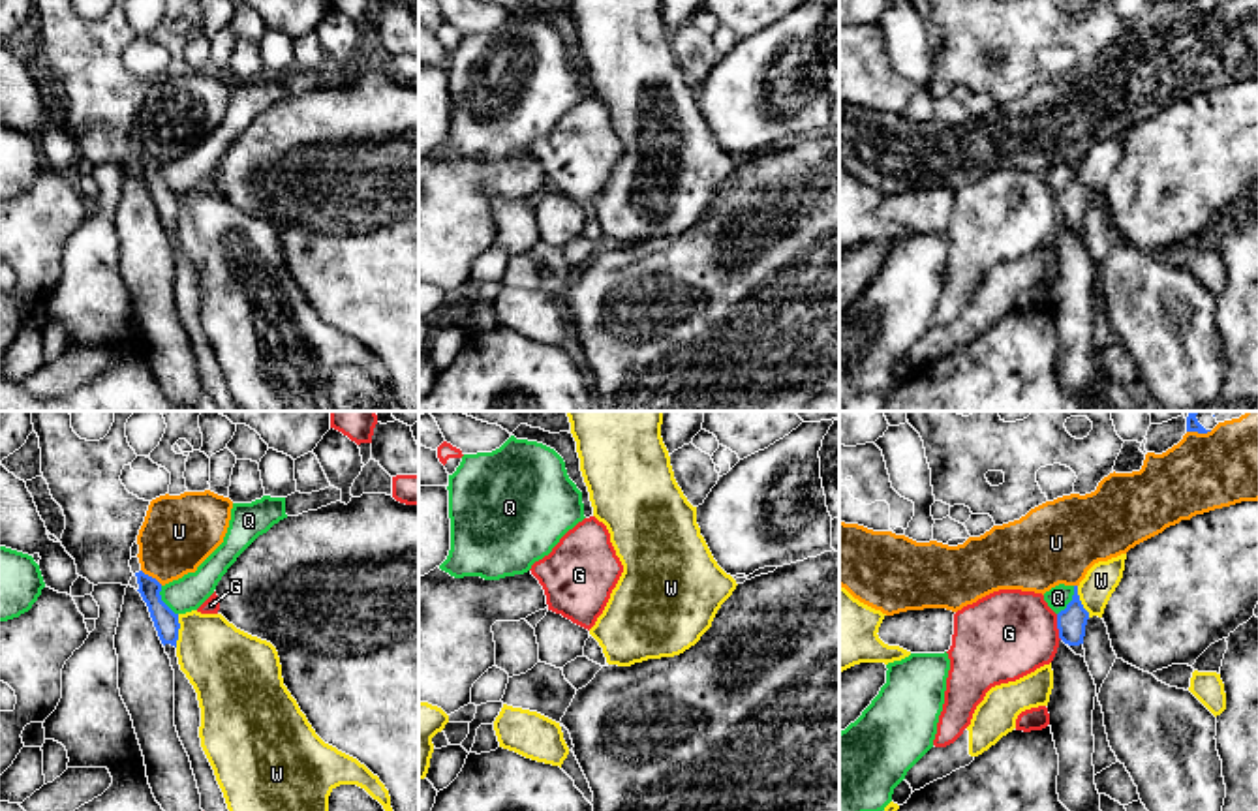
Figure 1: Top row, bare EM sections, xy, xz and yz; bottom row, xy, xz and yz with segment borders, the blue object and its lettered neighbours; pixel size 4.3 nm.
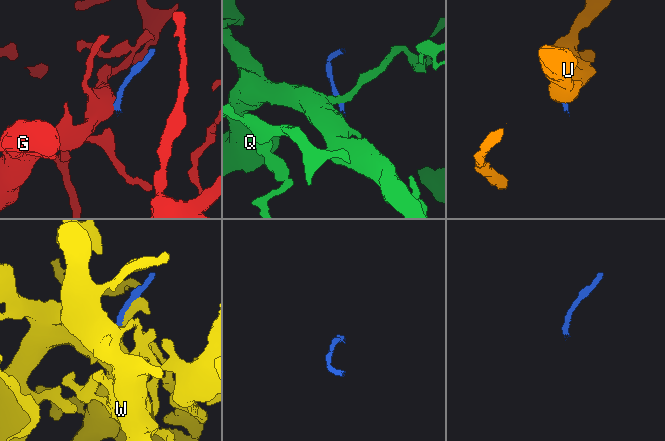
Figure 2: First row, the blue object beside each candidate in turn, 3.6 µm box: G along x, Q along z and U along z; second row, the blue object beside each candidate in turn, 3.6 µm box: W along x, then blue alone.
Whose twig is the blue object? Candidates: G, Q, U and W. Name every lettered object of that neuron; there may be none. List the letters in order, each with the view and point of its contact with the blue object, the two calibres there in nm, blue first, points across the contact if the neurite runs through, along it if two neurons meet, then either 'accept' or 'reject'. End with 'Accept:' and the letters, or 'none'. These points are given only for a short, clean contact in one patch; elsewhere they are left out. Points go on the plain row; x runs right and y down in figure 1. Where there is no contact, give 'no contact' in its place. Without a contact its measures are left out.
G: yz (1058, 207) | 130/380 nm | along yz (1056, 194), (1061, 218) | reject
Q: xy (162, 181) | 110/150 nm | along xy (160, 166), (160, 177), (177, 194) | reject
U: xy (151, 156) | 110/320 nm | reject
W: xy (177, 211) | 110/320 nm | reject
Accept: none

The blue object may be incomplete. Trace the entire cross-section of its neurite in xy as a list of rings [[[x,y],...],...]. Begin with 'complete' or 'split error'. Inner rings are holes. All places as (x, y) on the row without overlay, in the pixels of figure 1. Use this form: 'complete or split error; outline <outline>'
split error; outline [[[143,150],[135,152],[135,156],[139,163],[137,171],[148,186],[158,216],[175,250],[175,306],[192,342],[192,349],[201,374],[201,389],[214,400],[220,411],[238,411],[227,389],[223,372],[216,360],[214,349],[201,327],[201,287],[197,272],[186,253],[180,250],[176,237],[176,220],[180,208],[178,193],[175,193],[161,180],[161,163],[156,158],[145,154]]]

